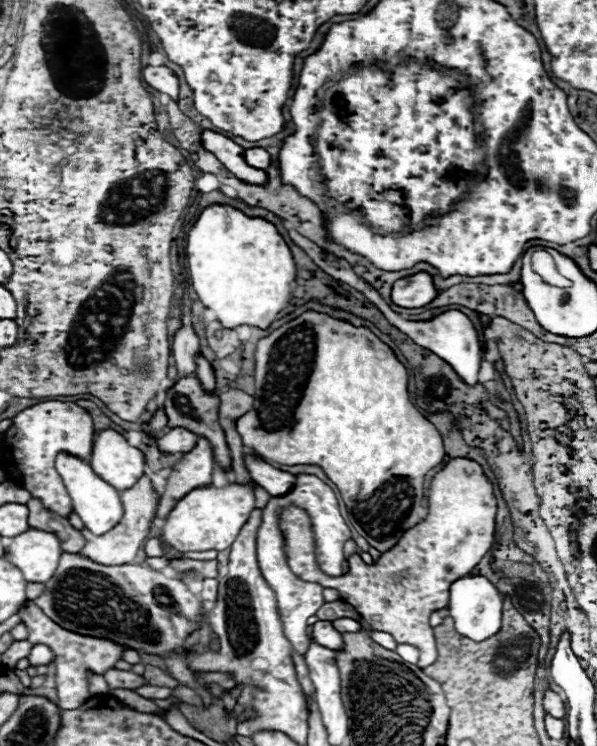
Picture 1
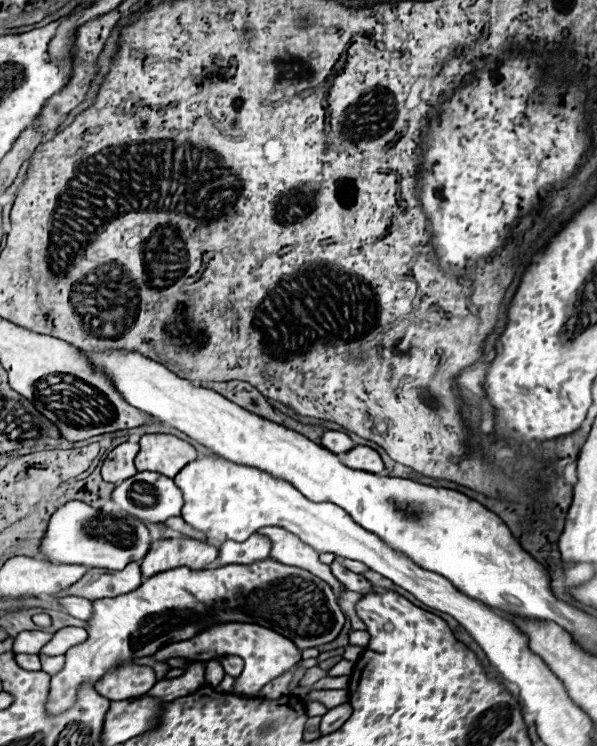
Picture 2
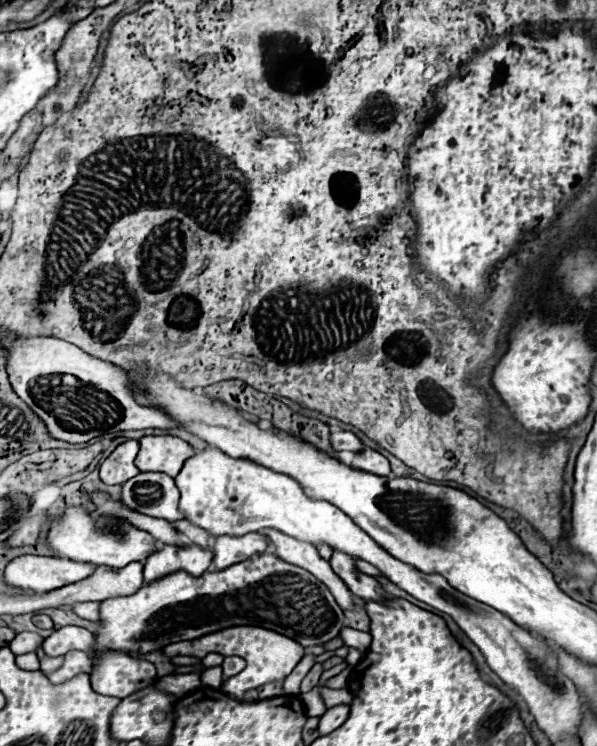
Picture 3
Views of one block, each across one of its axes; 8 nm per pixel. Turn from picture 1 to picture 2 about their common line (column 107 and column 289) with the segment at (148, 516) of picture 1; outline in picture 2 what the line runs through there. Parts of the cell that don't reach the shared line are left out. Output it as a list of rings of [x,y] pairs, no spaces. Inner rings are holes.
[[[268,528],[268,530],[258,530],[258,532],[262,536],[268,536],[270,542],[272,542],[270,558],[274,558],[282,564],[298,566],[298,568],[304,568],[304,570],[312,572],[314,576],[328,582],[330,588],[336,592],[336,596],[340,596],[344,592],[344,586],[332,576],[330,566],[320,562],[318,552],[312,550],[312,546],[300,542],[294,534],[288,534],[286,530],[280,530],[280,528]]]

